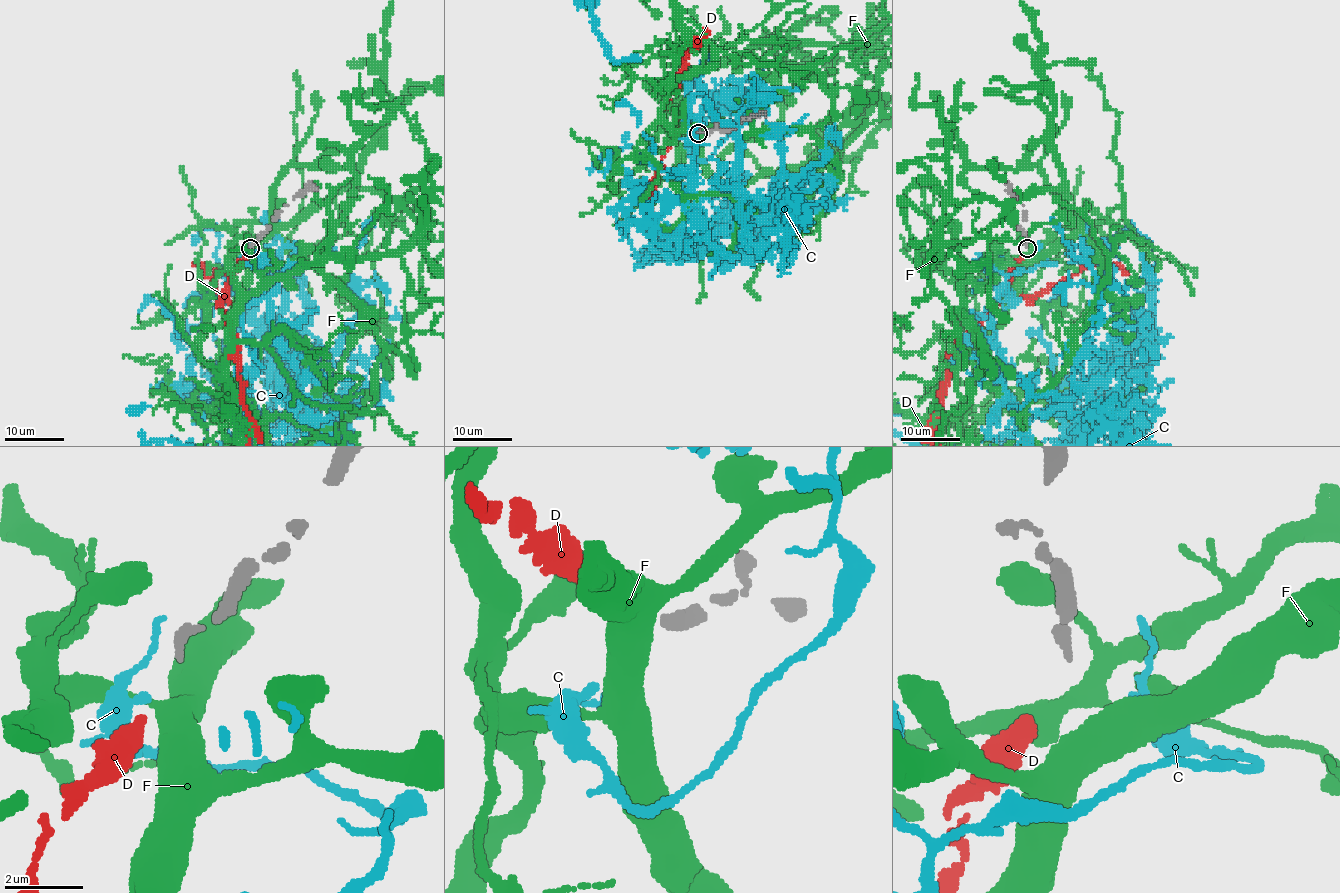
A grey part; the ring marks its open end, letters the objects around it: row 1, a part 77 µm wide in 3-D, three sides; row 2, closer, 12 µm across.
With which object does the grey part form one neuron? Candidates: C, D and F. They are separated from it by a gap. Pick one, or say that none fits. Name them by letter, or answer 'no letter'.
D

